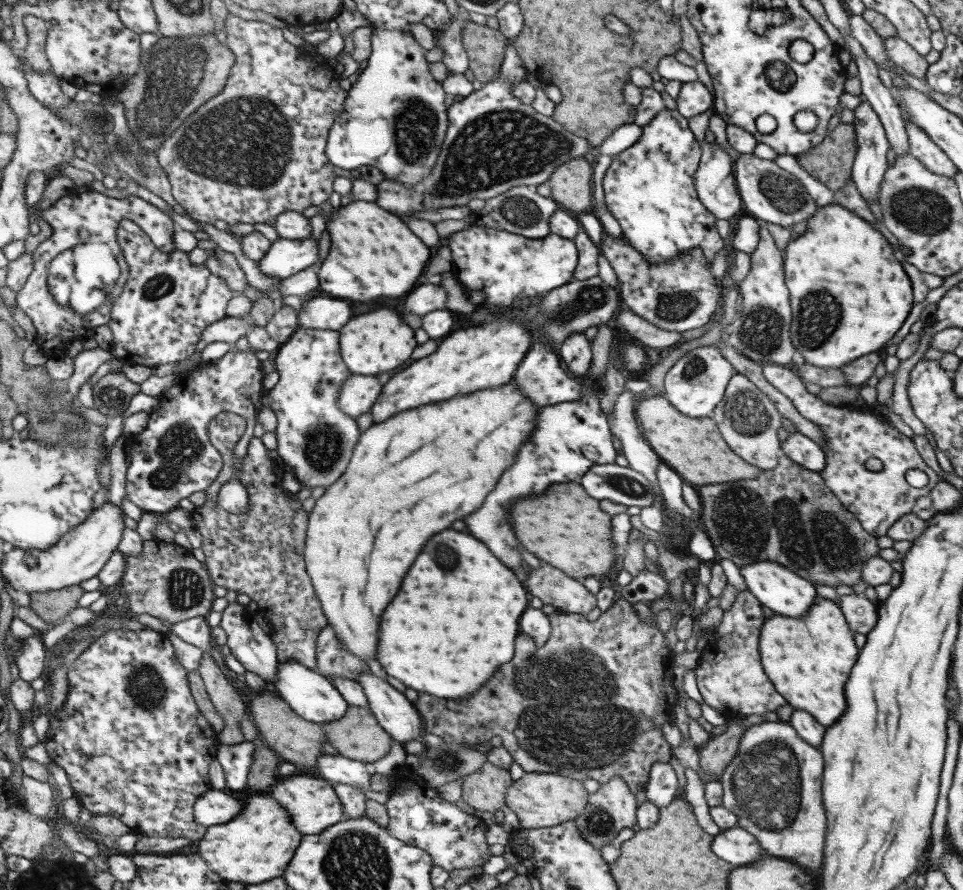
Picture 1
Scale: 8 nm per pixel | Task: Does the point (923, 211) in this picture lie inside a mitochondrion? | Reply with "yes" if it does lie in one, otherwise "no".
yes

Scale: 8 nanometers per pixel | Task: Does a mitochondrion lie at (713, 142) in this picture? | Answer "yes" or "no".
no

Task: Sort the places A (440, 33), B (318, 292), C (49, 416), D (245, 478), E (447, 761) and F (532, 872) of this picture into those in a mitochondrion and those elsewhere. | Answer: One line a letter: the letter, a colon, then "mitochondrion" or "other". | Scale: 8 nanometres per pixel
A: other
B: other
C: mitochondrion
D: other
E: mitochondrion
F: other

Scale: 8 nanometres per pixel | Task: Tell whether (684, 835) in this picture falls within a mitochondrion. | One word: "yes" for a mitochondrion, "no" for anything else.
no

